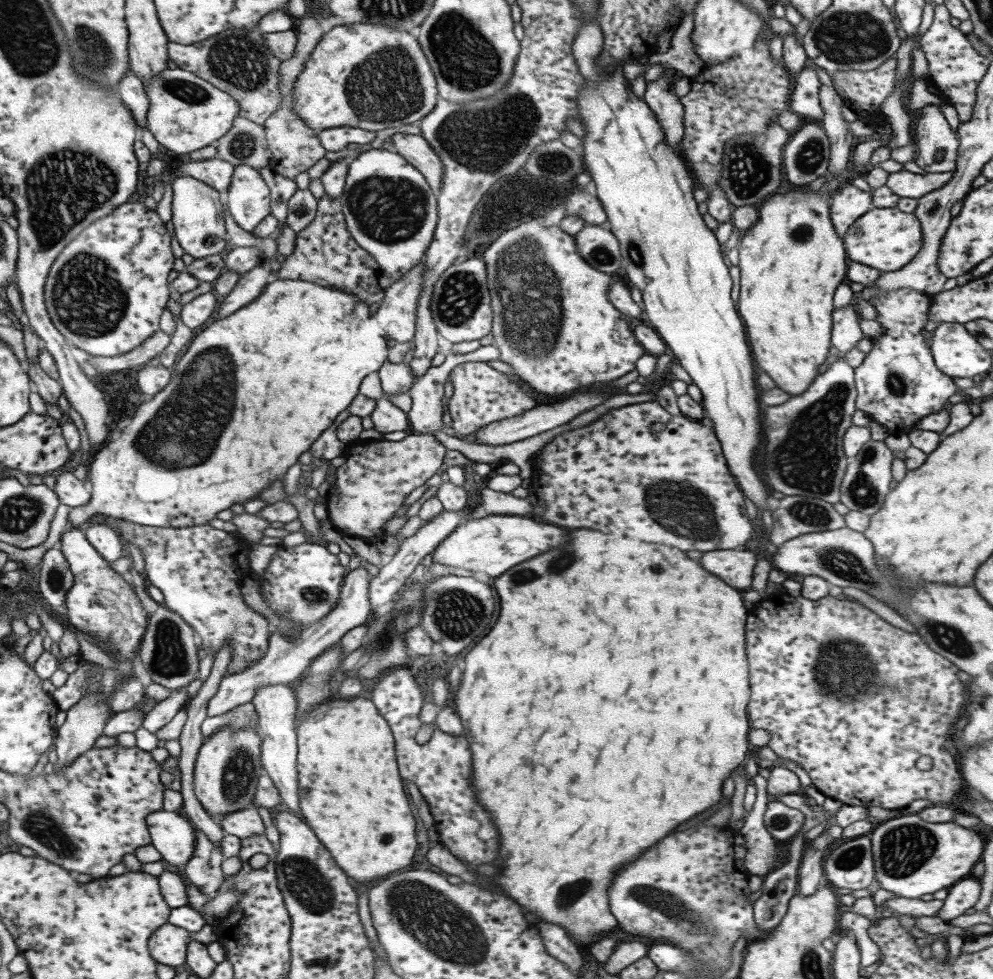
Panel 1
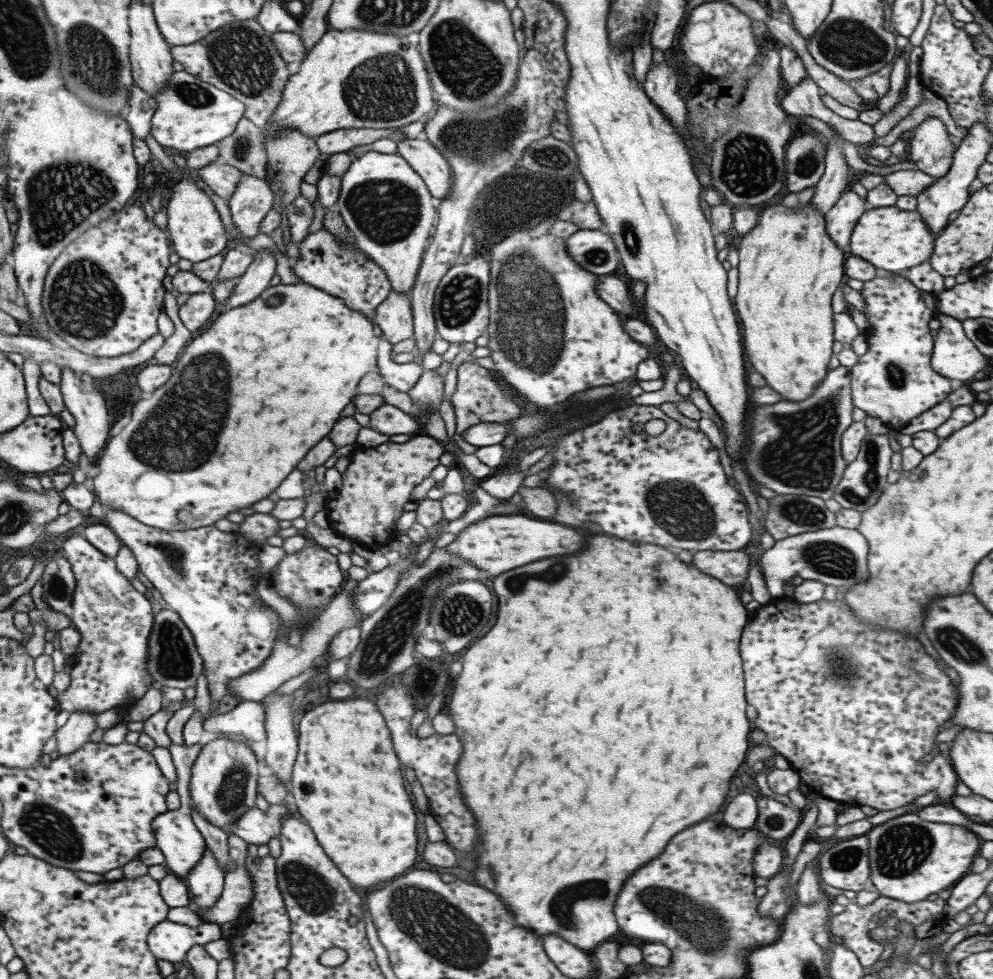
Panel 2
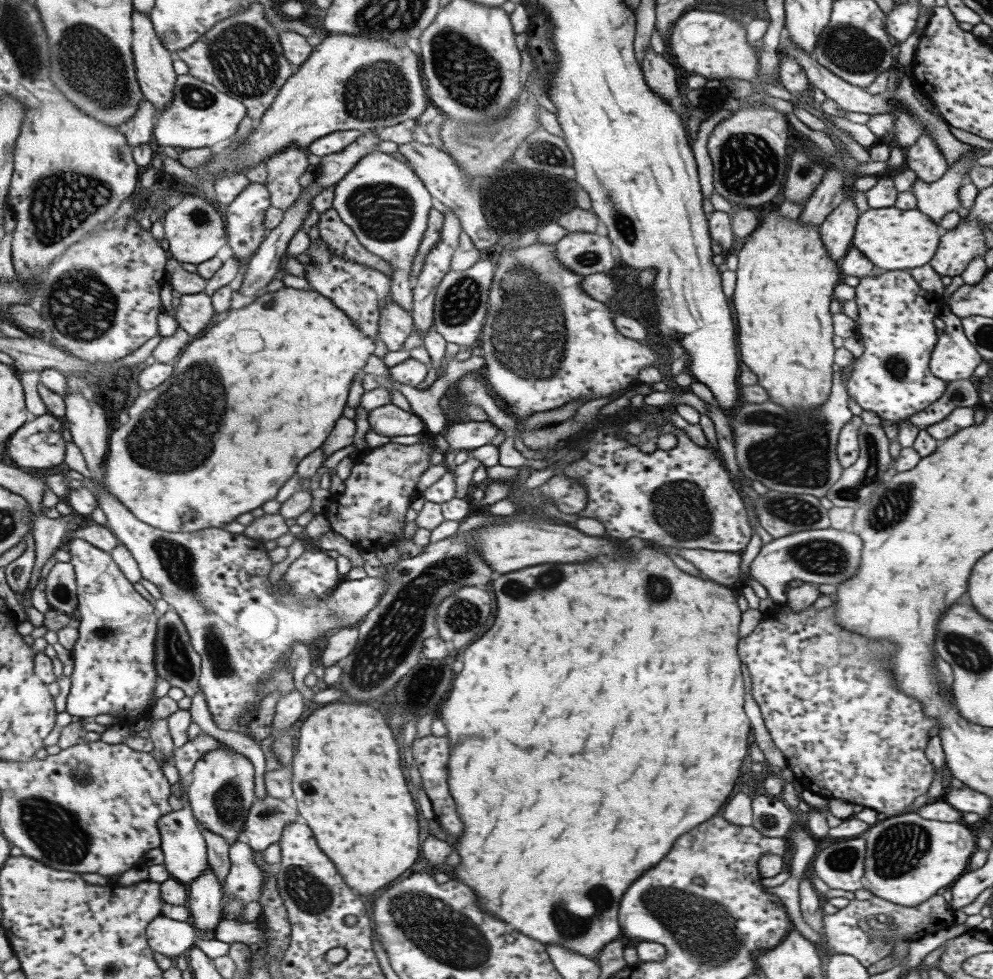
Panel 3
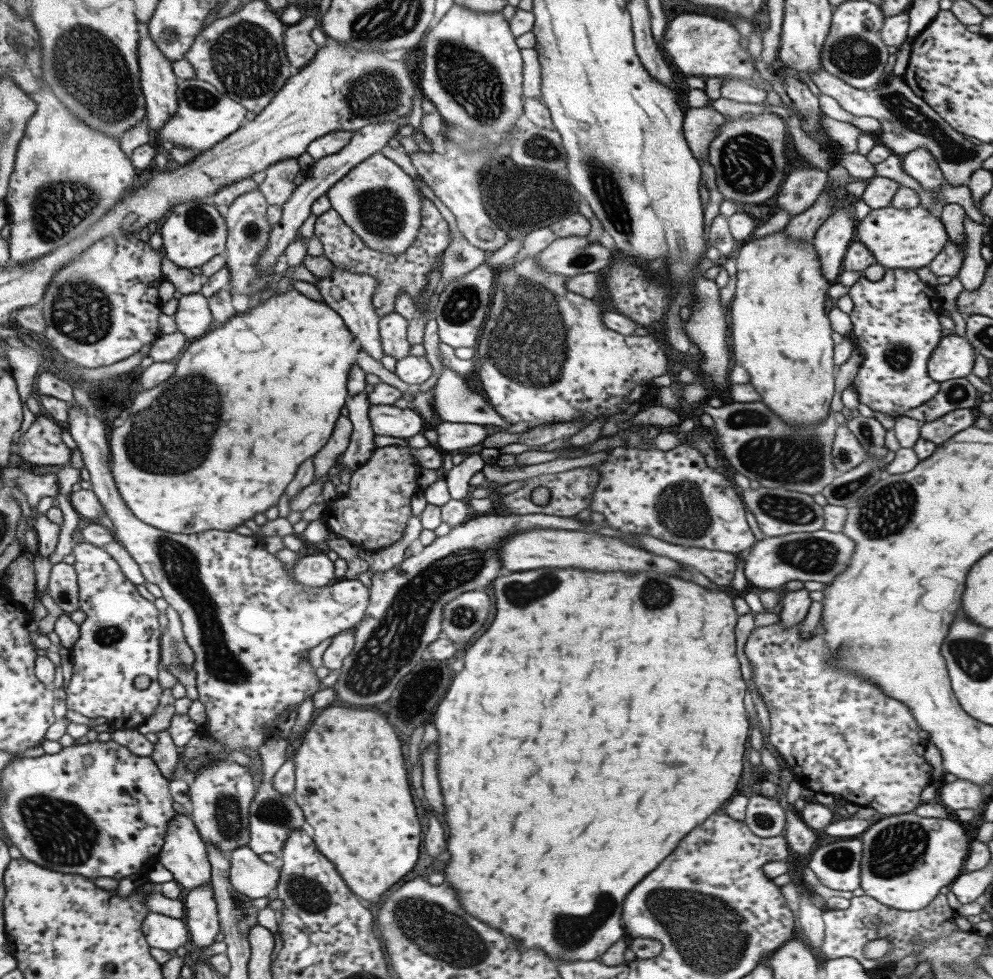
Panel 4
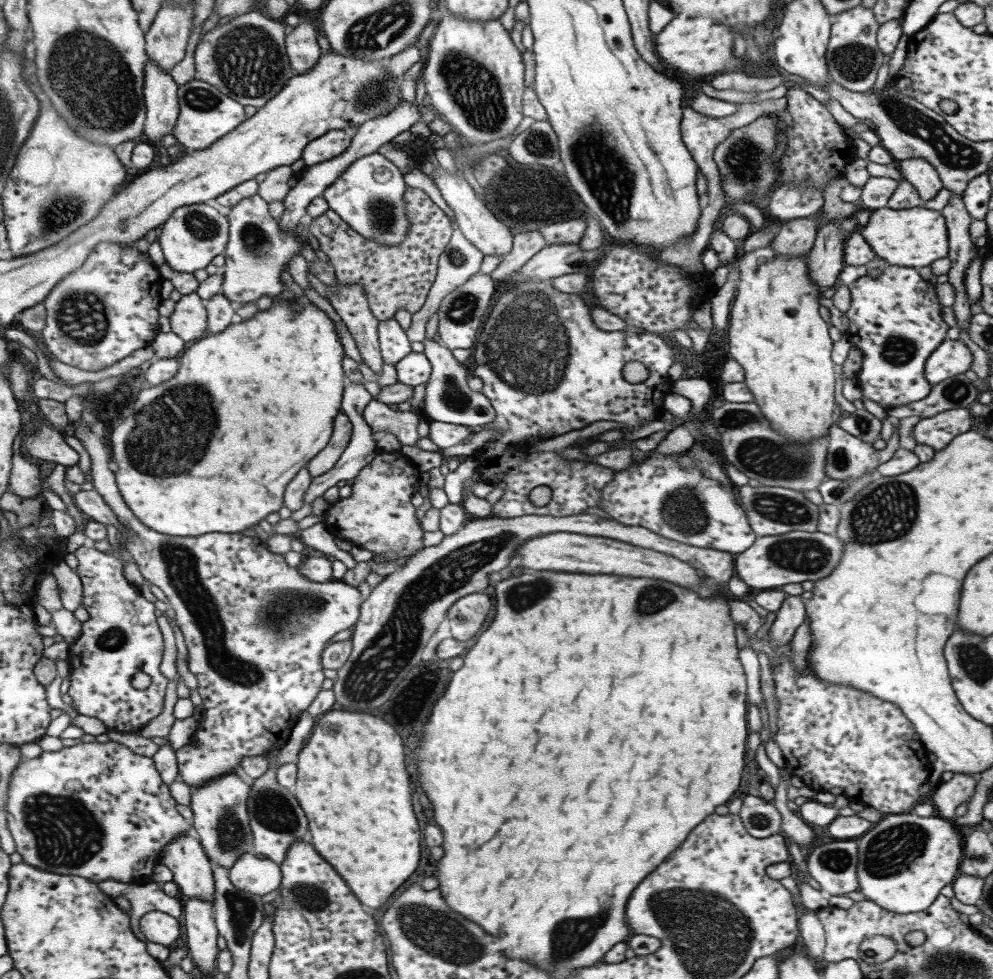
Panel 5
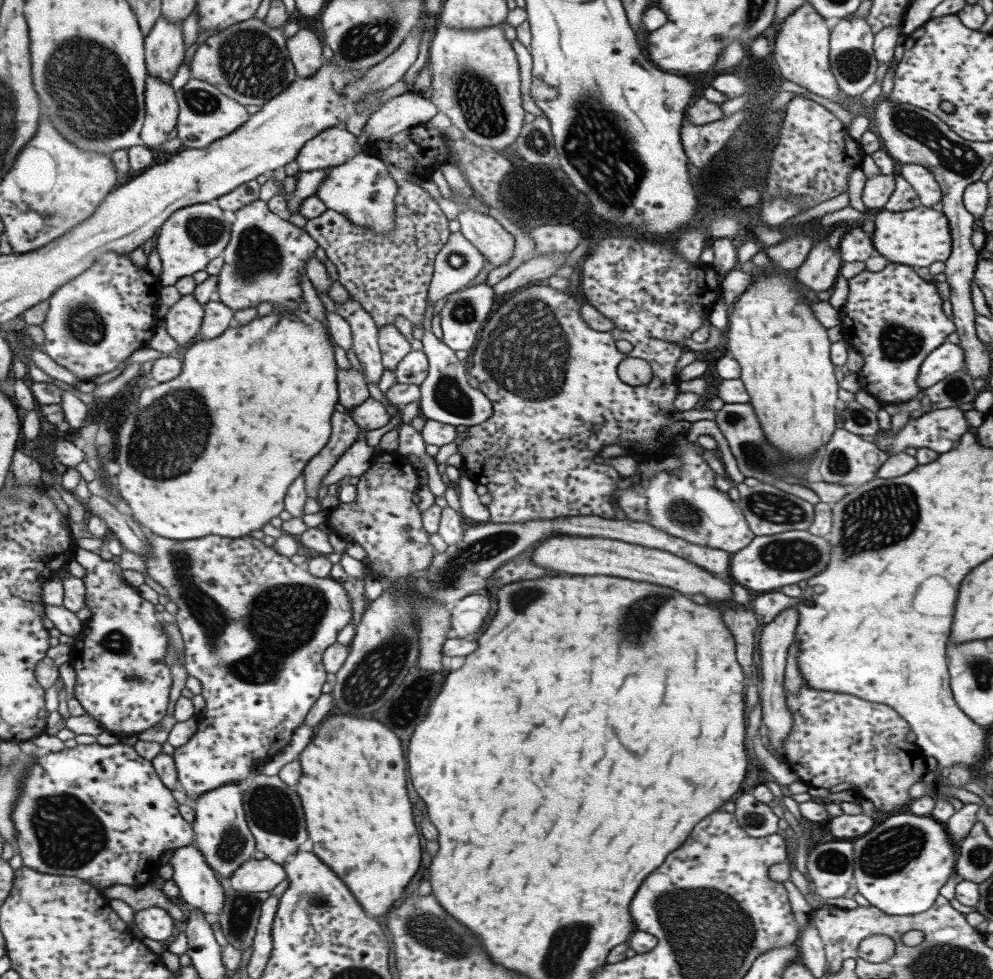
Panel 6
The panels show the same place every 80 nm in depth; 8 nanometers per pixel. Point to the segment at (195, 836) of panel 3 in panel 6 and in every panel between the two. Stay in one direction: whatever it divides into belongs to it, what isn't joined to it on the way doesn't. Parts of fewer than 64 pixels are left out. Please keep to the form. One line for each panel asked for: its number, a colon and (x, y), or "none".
4: (183, 853)
5: (191, 872)
6: (198, 886)

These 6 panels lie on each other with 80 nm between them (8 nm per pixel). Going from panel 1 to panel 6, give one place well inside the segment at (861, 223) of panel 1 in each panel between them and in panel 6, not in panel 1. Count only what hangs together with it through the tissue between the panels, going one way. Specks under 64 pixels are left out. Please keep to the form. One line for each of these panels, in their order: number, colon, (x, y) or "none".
2: (888, 238)
3: (894, 240)
4: (910, 238)
5: (914, 237)
6: (918, 237)

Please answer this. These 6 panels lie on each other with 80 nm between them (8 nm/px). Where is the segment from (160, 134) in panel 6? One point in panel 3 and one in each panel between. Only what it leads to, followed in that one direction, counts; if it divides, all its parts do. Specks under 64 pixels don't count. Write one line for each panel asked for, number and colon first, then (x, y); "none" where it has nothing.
3: (155, 77)
4: (158, 85)
5: (158, 88)

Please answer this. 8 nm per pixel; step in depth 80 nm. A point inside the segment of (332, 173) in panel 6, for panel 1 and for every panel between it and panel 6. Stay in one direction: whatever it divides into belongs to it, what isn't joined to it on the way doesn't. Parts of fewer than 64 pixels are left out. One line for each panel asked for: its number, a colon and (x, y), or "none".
1: (389, 210)
2: (384, 203)
3: (384, 203)
4: (377, 200)
5: (368, 195)

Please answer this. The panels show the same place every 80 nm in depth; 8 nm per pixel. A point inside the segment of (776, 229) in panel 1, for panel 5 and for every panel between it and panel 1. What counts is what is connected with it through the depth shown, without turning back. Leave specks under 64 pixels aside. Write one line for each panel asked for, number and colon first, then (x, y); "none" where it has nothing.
2: (788, 267)
3: (784, 283)
4: (780, 334)
5: (777, 336)

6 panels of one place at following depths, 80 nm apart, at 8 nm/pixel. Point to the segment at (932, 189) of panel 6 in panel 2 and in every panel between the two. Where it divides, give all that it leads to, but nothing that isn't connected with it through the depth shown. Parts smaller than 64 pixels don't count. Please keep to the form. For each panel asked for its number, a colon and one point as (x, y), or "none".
2: (929, 147)
3: (923, 157)
4: (919, 164)
5: (918, 172)

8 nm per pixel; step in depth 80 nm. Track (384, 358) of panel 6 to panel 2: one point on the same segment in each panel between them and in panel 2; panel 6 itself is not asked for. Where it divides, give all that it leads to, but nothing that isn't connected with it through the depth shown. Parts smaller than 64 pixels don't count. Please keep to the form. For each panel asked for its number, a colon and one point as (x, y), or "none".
2: (393, 316)
3: (394, 324)
4: (392, 327)
5: (393, 344)

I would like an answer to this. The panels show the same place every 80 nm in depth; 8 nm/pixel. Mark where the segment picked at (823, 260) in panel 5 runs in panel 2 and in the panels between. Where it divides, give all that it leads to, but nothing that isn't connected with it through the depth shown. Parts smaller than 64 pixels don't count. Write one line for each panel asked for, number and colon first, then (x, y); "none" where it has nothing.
2: (839, 219)
3: (836, 231)
4: (832, 237)

